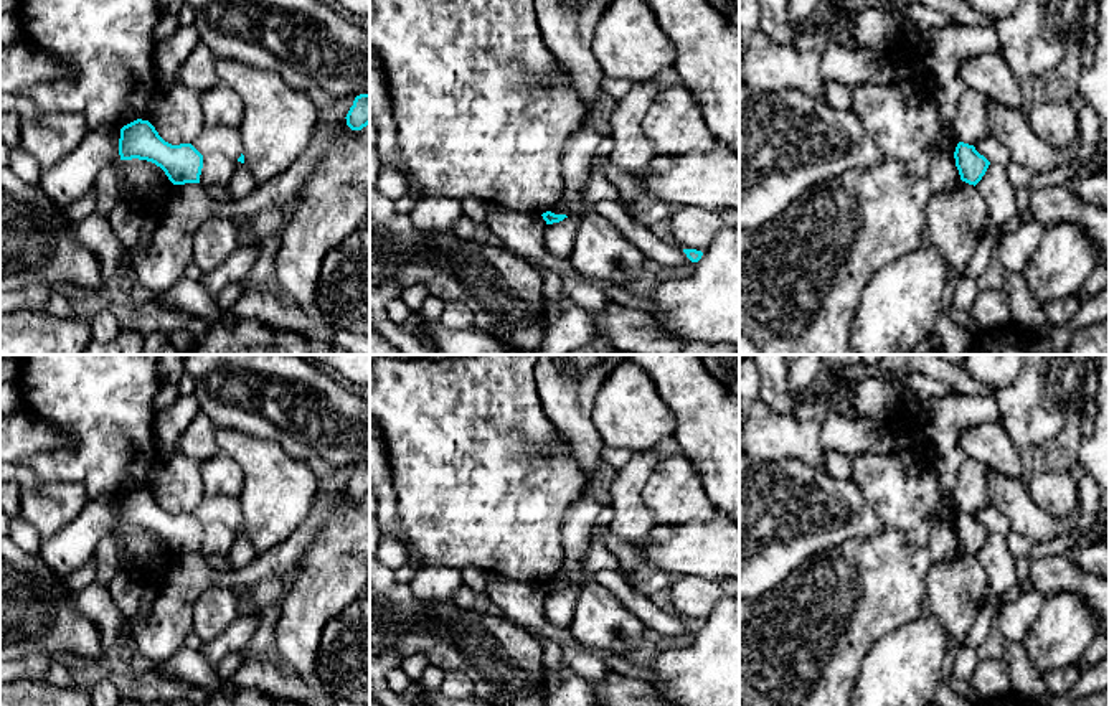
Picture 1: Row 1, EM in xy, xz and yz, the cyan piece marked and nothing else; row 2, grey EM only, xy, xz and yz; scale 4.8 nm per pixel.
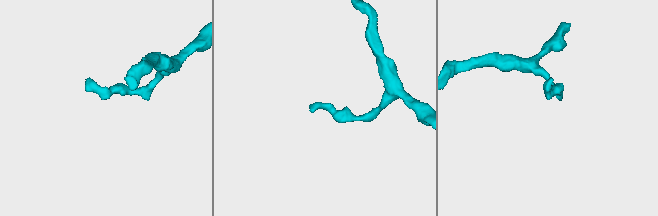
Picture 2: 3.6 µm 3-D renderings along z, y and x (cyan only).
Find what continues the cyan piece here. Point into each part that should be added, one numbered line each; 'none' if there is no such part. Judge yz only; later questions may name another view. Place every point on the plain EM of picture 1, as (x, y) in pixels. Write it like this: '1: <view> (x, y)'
none

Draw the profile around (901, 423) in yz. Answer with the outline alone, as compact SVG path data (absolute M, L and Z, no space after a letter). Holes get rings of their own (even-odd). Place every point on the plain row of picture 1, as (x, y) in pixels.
M899 411L888 414L885 422L888 424L890 431L916 437L921 442L921 421L918 421L914 416Z

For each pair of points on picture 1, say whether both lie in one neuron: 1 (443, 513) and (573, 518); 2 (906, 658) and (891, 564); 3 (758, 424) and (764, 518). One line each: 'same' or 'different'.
1: different
2: different
3: different

